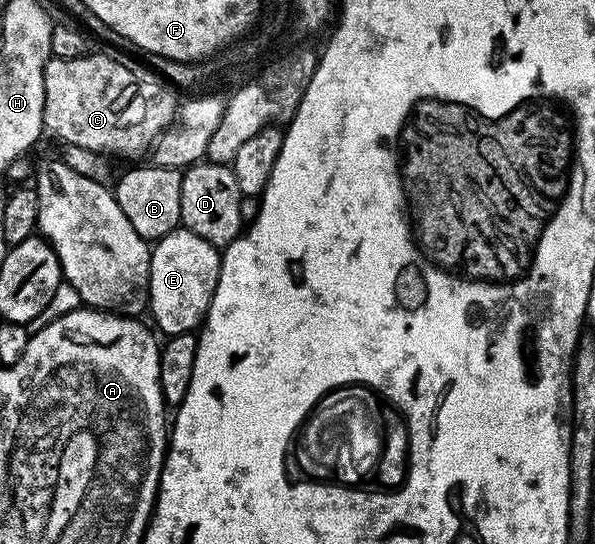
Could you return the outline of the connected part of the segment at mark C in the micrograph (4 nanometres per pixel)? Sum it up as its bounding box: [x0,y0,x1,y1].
[43,53,179,157]

